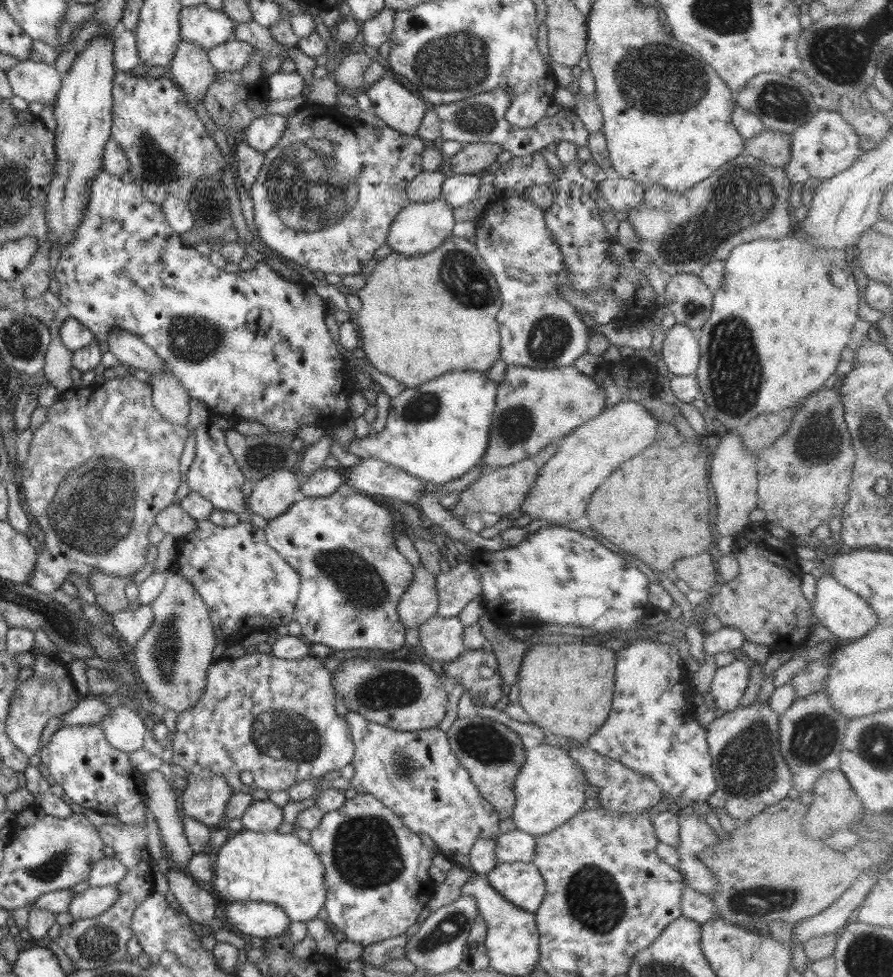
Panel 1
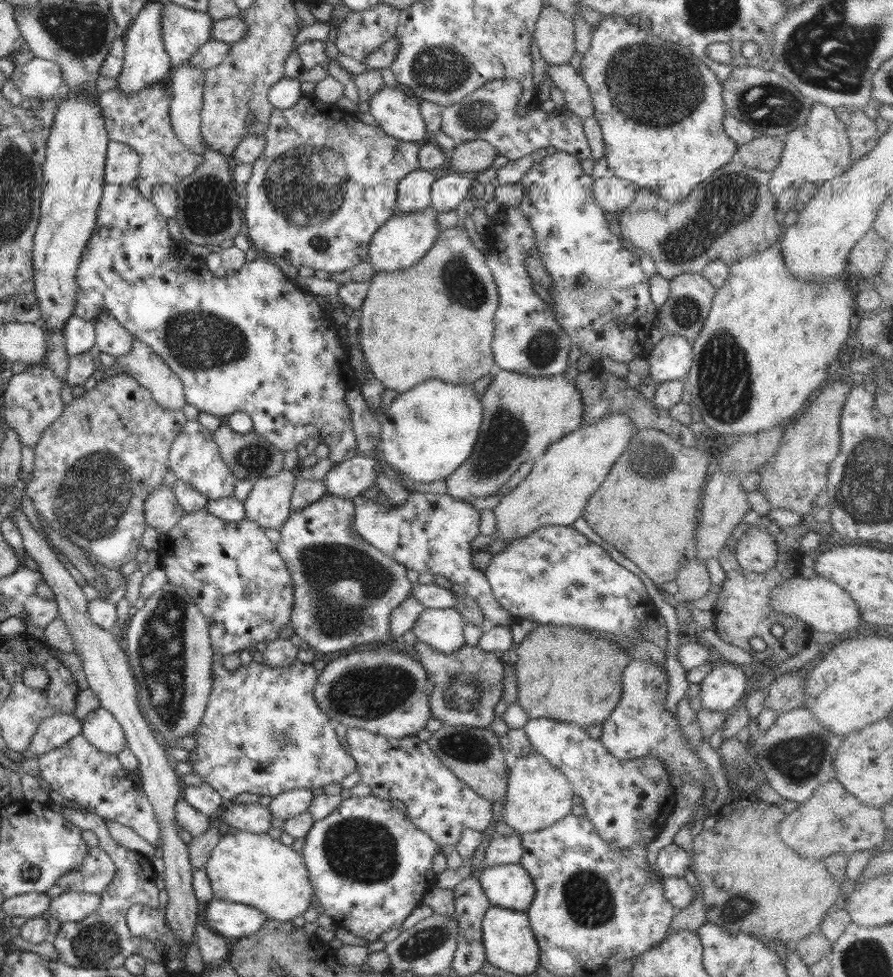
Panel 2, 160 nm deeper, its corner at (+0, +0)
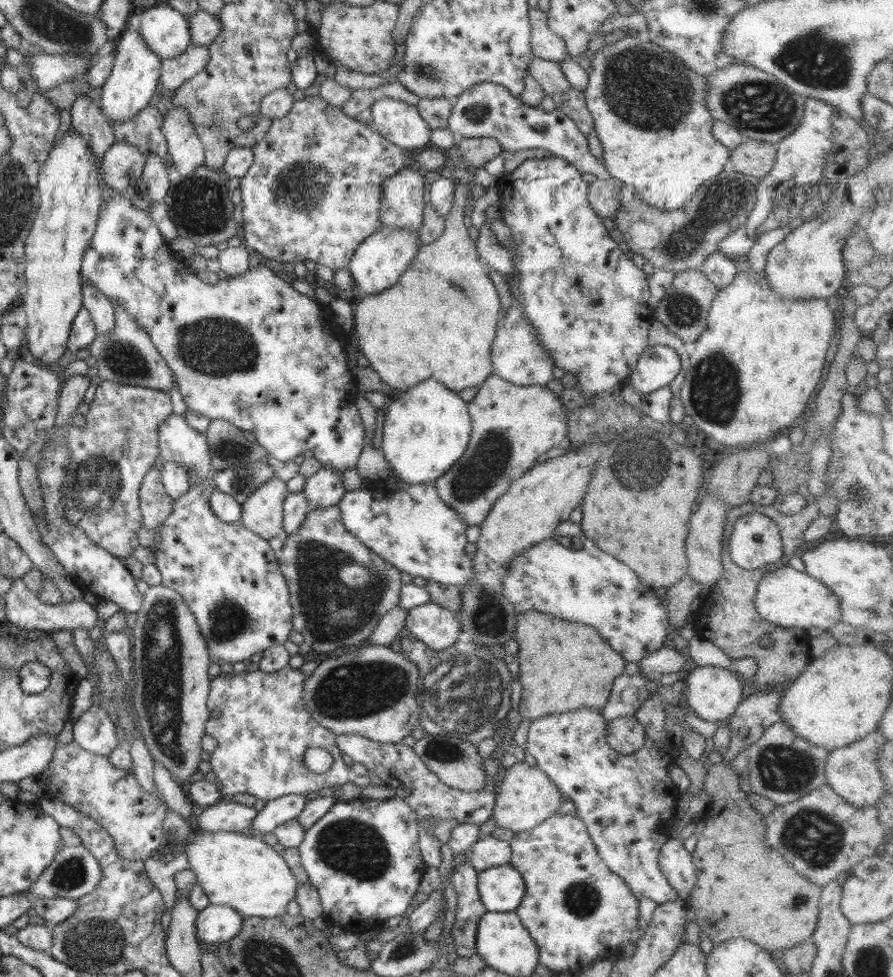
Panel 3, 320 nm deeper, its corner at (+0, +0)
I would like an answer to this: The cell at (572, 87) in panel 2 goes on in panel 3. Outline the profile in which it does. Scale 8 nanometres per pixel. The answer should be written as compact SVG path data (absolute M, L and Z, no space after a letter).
M533 56L527 72L543 86L546 95L563 93L574 87L562 72L559 63Z

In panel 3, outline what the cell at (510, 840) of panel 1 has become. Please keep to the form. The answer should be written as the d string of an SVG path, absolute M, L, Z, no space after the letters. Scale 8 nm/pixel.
M492 835L478 838L468 850L469 863L477 871L508 865L511 856L512 851L509 842L492 837Z

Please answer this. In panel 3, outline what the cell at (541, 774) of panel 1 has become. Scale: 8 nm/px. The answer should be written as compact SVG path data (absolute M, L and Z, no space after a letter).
M525 761L517 762L505 771L500 790L495 796L491 818L494 819L497 827L508 828L514 833L532 831L549 816L558 814L563 802L562 791L549 776L546 776L537 766L532 767Z

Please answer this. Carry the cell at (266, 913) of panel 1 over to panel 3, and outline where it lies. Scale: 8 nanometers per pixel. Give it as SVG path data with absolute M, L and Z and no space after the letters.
M210 903L199 910L195 922L196 939L203 946L216 947L240 932L244 917L231 906Z

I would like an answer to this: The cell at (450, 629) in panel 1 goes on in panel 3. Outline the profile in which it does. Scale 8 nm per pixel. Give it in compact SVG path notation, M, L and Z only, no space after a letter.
M432 602L409 609L405 627L434 650L452 646L462 631L457 614Z

